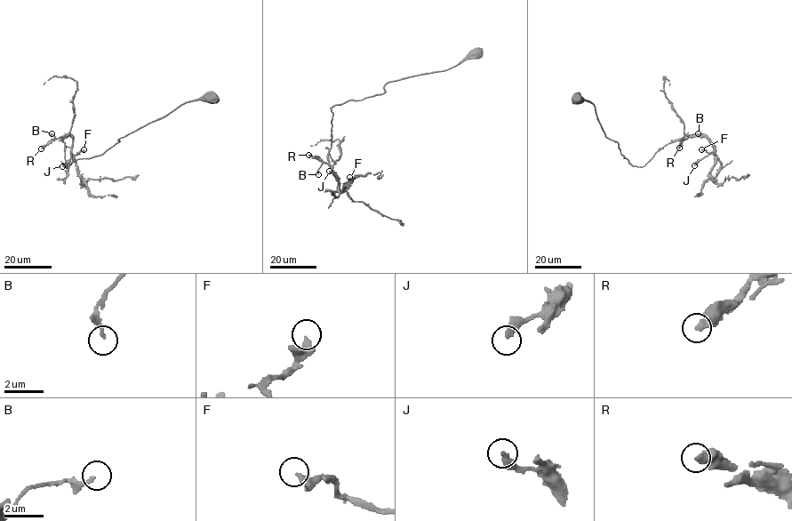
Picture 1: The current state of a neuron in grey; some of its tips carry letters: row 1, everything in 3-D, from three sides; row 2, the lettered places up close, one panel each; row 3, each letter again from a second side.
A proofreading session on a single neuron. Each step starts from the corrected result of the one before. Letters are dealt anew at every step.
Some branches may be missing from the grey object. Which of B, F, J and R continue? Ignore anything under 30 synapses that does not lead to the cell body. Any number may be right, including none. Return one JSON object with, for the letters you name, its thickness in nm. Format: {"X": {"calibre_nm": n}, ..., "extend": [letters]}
{"R": {"calibre_nm": 440}, "extend": ["R"]}

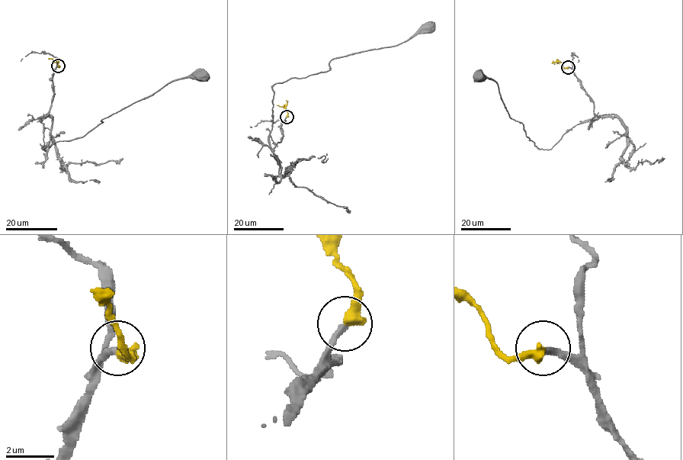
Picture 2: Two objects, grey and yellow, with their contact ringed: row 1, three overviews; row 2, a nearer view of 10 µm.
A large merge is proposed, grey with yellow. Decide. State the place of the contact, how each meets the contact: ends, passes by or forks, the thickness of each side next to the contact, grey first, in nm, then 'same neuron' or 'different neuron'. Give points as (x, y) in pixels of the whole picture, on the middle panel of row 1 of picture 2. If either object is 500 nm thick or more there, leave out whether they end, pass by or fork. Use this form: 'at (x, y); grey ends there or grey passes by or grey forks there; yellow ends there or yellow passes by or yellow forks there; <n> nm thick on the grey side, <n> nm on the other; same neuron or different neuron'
at (286, 117); grey ends there; yellow ends there; 260 nm thick on the grey side, 460 nm on the other; same neuron

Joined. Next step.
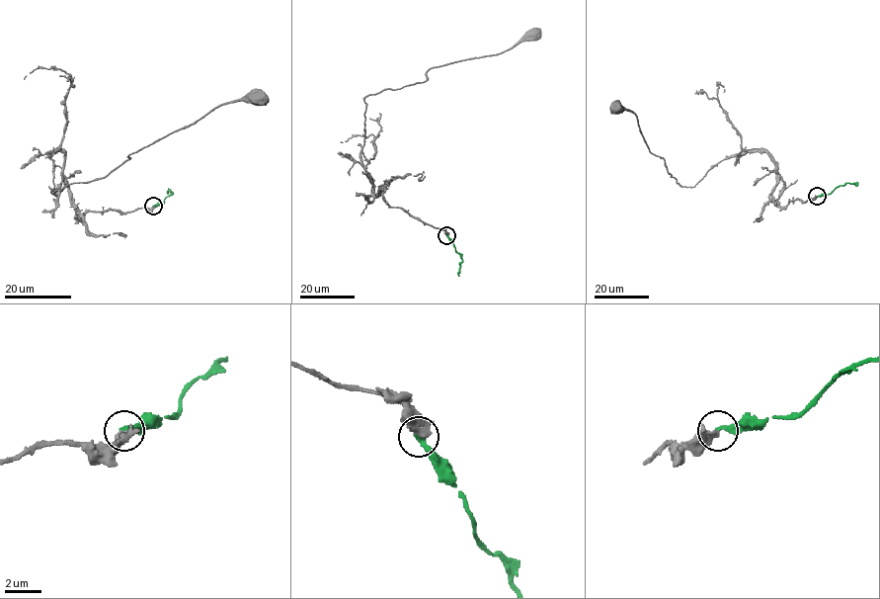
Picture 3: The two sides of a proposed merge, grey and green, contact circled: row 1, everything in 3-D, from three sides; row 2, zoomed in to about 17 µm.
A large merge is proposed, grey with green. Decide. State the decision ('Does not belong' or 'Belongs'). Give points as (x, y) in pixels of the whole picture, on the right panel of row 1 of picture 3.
Belongs

